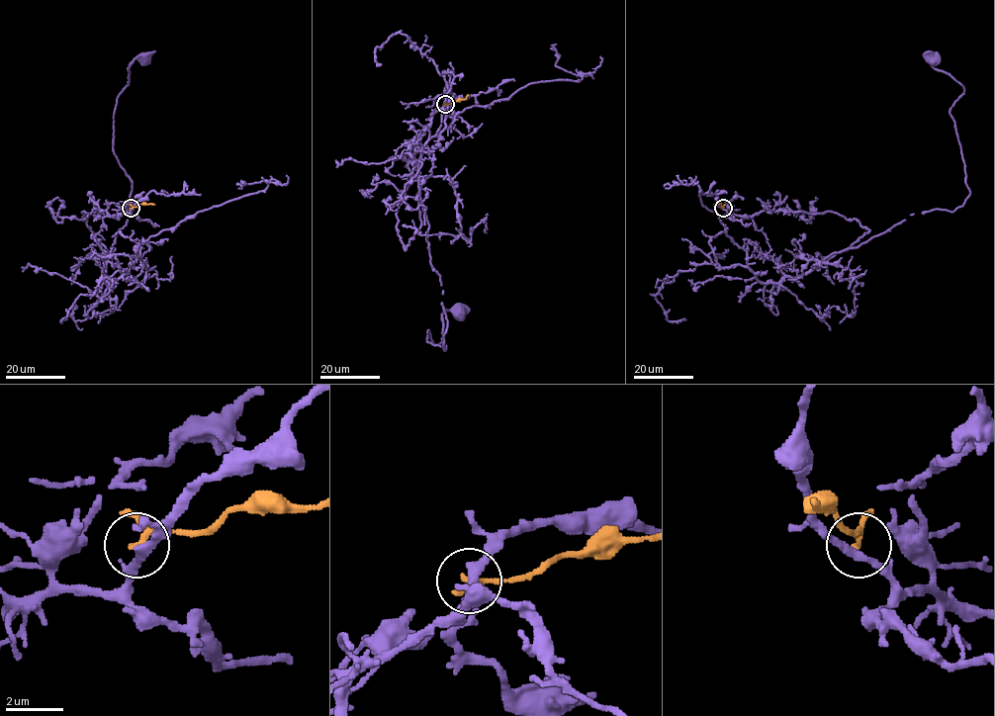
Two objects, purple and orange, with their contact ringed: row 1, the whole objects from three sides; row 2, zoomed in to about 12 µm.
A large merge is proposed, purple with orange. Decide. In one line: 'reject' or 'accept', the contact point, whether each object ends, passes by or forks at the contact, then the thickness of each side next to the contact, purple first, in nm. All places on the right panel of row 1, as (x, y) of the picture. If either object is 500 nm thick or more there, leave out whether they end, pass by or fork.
reject | (723, 208) | purple passes by | orange passes by | 320/170 nm

